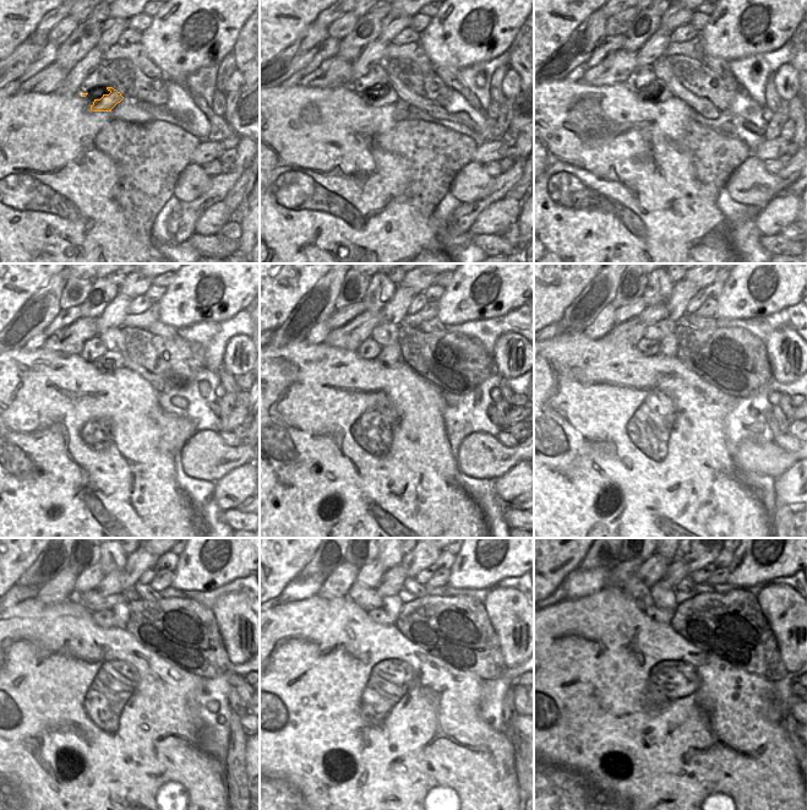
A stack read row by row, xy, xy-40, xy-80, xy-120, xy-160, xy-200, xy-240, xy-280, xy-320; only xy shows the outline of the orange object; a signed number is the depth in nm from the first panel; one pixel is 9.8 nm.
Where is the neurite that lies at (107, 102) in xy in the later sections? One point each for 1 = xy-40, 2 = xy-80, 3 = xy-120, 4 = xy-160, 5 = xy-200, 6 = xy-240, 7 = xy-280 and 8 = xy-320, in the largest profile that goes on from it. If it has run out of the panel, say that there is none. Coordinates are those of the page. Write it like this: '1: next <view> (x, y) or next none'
1: next xy-40 (390, 96)
2: next xy-80 (663, 93)
3: next xy-120 (113, 358)
4: next xy-160 (390, 354)
5: next xy-200 (669, 343)
6: next xy-240 (121, 614)
7: next xy-280 (392, 604)
8: next xy-320 (664, 597)

